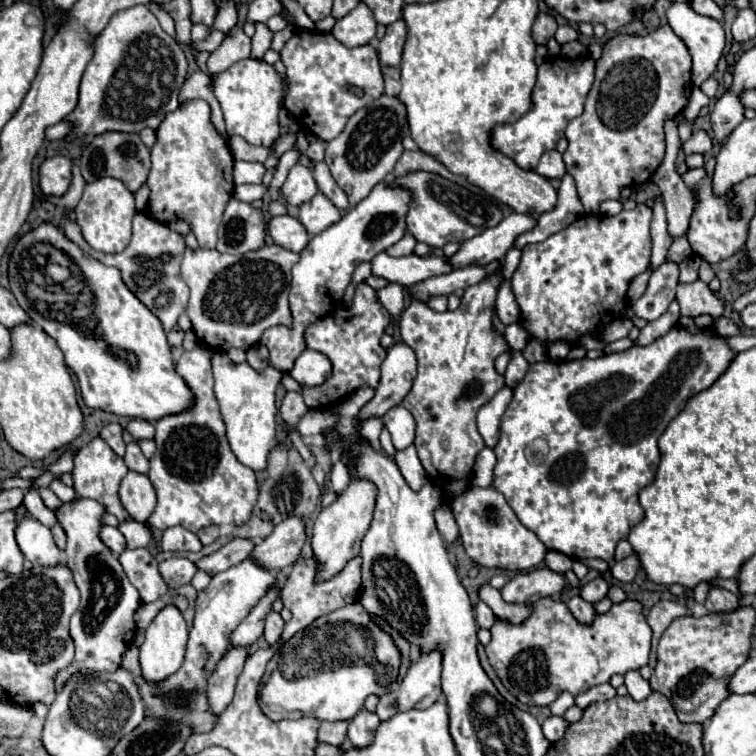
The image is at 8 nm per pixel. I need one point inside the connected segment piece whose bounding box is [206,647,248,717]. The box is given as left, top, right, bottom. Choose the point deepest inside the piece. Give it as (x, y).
(220, 689)

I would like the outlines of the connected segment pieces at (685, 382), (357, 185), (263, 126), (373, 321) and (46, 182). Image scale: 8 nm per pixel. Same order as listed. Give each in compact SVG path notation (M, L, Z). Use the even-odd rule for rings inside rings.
M676 325L672 327L664 337L660 337L660 341L654 341L652 345L646 347L630 347L622 353L608 353L602 355L598 359L578 359L578 361L542 361L542 363L534 363L530 367L530 371L526 373L526 377L514 387L514 399L508 405L506 413L502 415L502 423L500 423L500 441L494 447L494 453L498 457L498 463L494 467L494 489L498 489L508 505L512 507L512 511L516 513L516 517L520 519L520 523L524 527L528 527L530 531L536 533L536 537L546 545L548 551L558 551L568 555L570 559L586 559L586 557L598 557L604 561L610 561L614 557L614 549L616 543L620 539L626 539L630 529L642 521L644 511L638 503L638 491L646 485L652 483L658 463L660 463L660 451L658 451L658 437L664 433L664 429L668 427L668 423L684 409L686 401L690 397L694 397L696 393L708 389L732 363L734 359L734 351L728 345L726 337L720 337L714 327L706 327L700 329L698 333L690 333L684 325Z
M382 95L380 99L374 99L370 105L356 111L350 119L346 129L332 141L328 141L326 147L326 163L332 171L332 177L336 183L344 189L348 195L350 207L356 207L374 185L386 179L394 171L396 161L404 153L402 139L410 135L408 121L406 121L406 107L398 97Z
M244 59L218 73L214 79L214 95L224 111L224 123L228 135L240 135L250 145L270 147L280 135L278 111L284 97L284 83L272 65L256 59Z
M366 283L356 285L356 295L352 307L338 307L332 315L322 317L304 331L306 349L316 349L324 353L332 363L332 375L320 387L304 387L302 397L310 409L328 409L342 401L358 387L366 385L376 389L380 383L380 365L386 357L386 349L380 345L380 337L390 323L390 313L380 305L376 291Z
M56 155L40 165L40 189L44 195L64 195L72 181L72 159Z

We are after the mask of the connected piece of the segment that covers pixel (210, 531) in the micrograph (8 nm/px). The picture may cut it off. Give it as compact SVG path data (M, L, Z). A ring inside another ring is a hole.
M210 525L210 527L200 529L198 539L202 541L202 545L210 545L212 541L216 541L216 539L218 539L218 527L216 527L216 525Z

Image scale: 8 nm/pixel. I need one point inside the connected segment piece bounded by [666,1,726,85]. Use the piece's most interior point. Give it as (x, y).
(704, 37)

